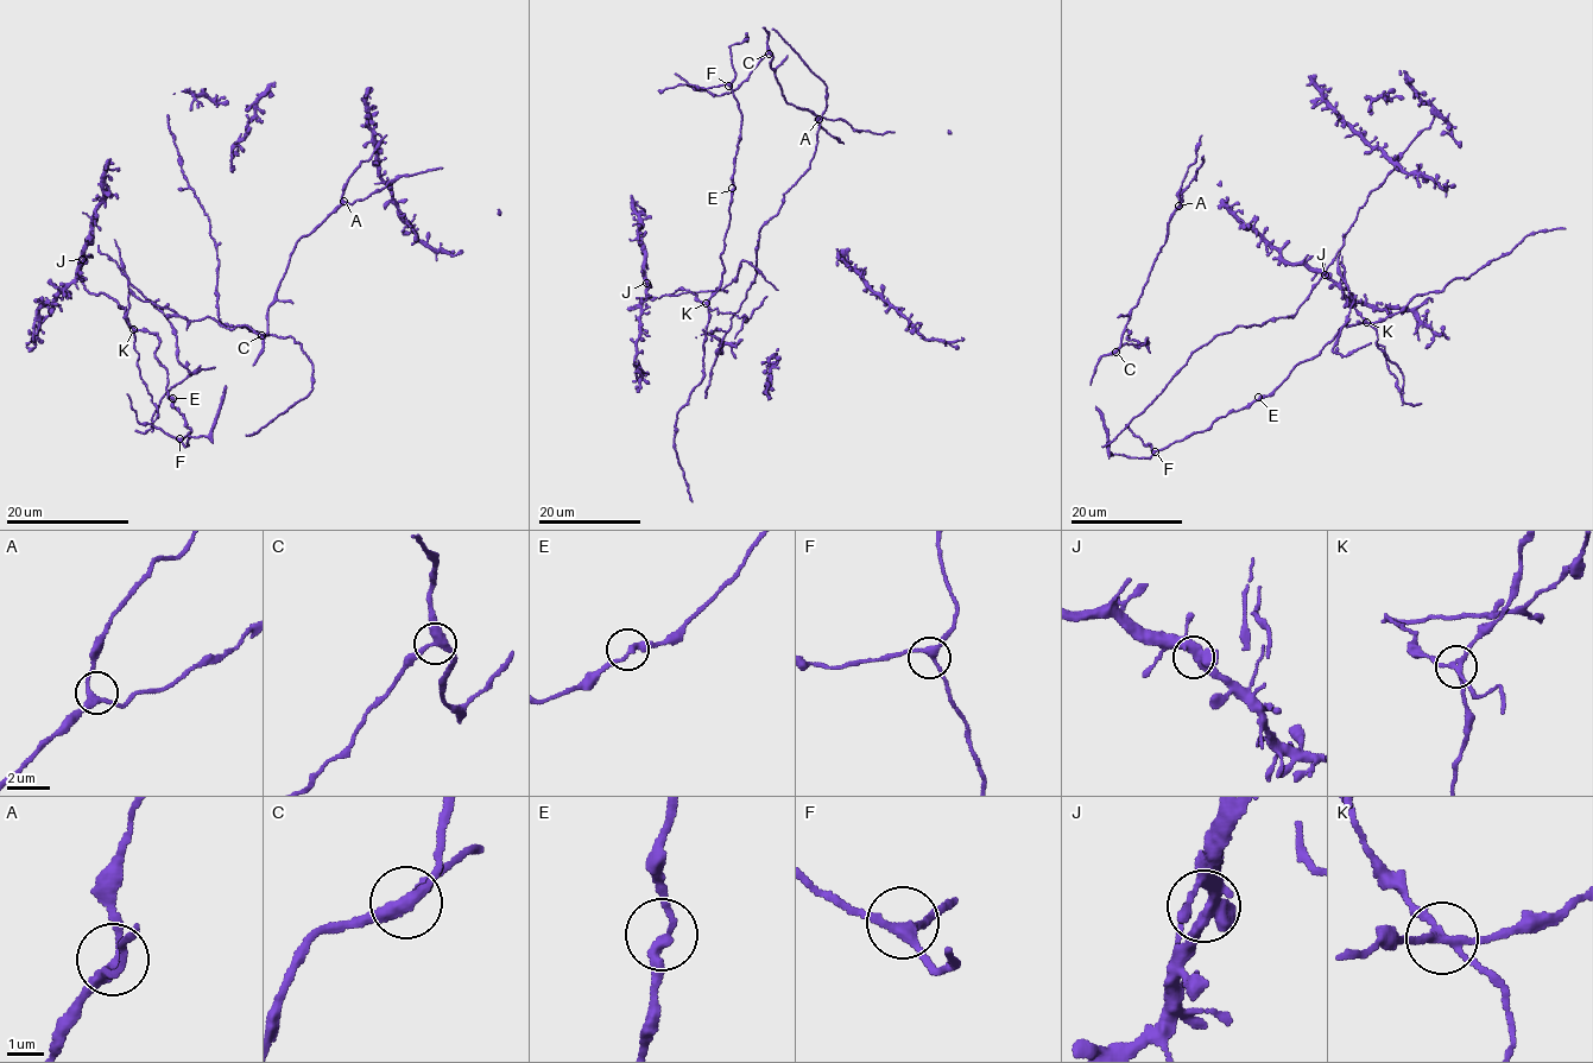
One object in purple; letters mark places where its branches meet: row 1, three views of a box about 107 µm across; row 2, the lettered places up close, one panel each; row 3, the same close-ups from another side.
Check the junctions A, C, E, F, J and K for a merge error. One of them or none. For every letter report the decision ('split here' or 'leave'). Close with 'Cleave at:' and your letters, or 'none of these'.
A: leave
C: leave
E: leave
F: leave
J: leave
K: split here
Cleave at: K

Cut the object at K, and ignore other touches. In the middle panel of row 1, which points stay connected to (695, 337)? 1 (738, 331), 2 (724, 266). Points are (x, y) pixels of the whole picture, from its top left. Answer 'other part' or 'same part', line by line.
1: other part
2: same part

